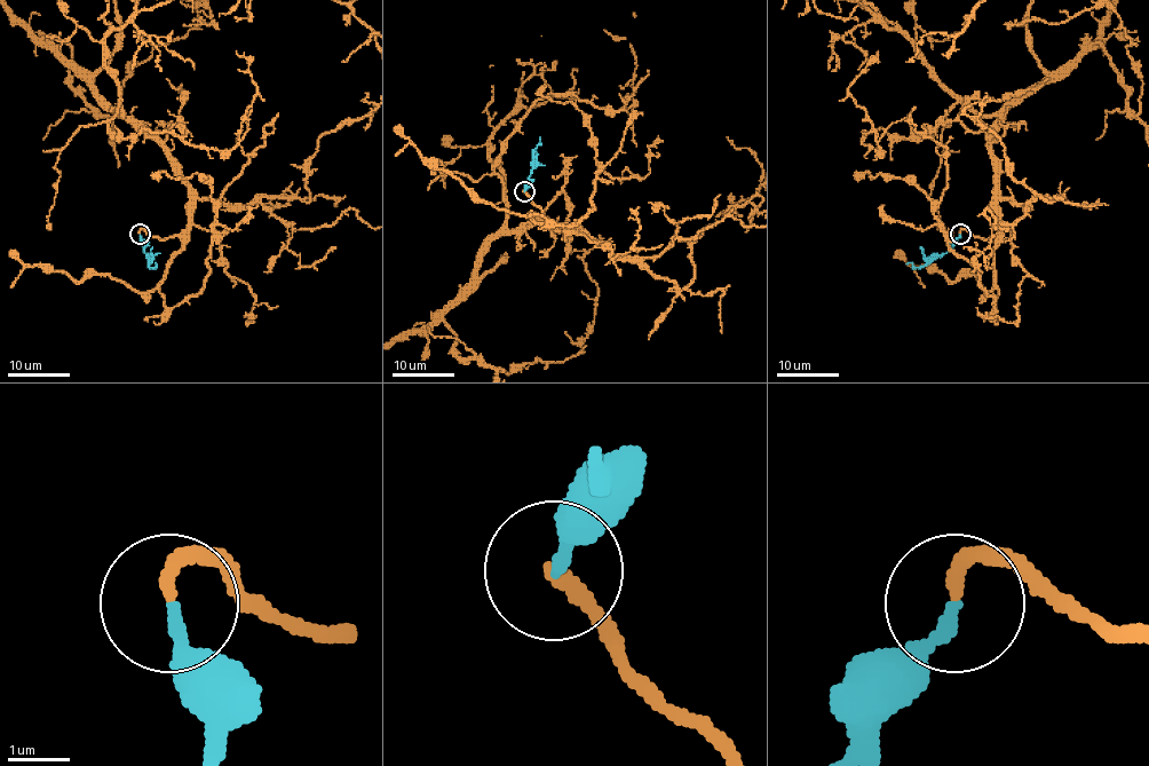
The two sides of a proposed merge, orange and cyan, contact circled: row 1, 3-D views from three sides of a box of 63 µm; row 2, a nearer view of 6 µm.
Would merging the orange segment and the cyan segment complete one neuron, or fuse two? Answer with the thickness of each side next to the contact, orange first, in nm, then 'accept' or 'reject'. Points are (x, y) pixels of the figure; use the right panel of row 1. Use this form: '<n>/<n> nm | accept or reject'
240/220 nm | accept

